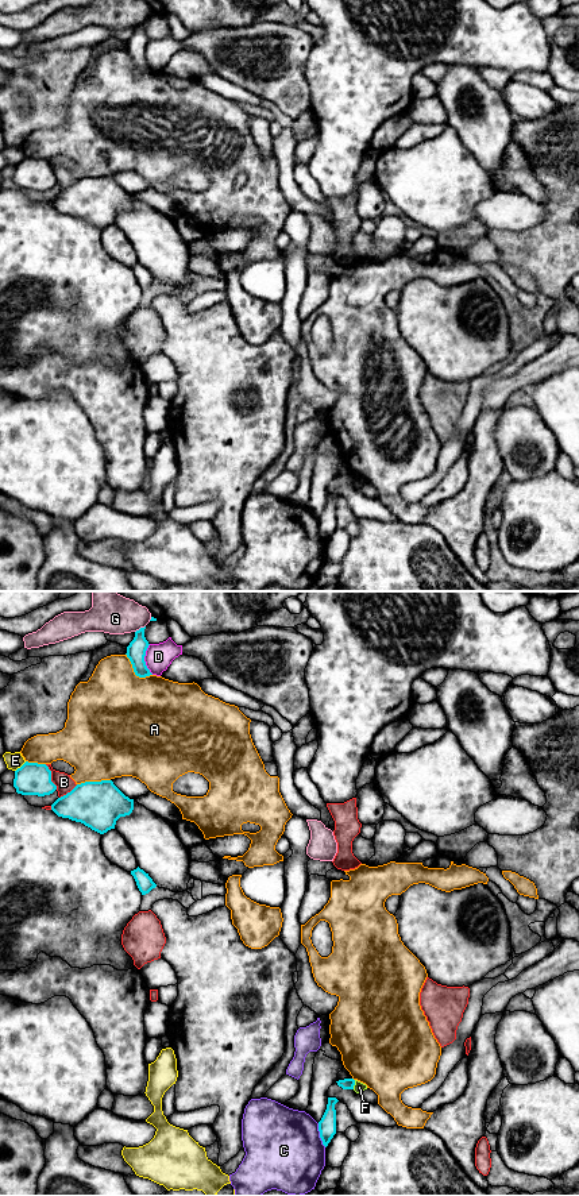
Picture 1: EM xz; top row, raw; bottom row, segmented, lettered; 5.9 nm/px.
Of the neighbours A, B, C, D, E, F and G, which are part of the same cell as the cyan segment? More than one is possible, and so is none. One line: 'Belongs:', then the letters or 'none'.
Belongs: none

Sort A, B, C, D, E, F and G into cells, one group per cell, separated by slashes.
A / B / C / D / E / F / G

